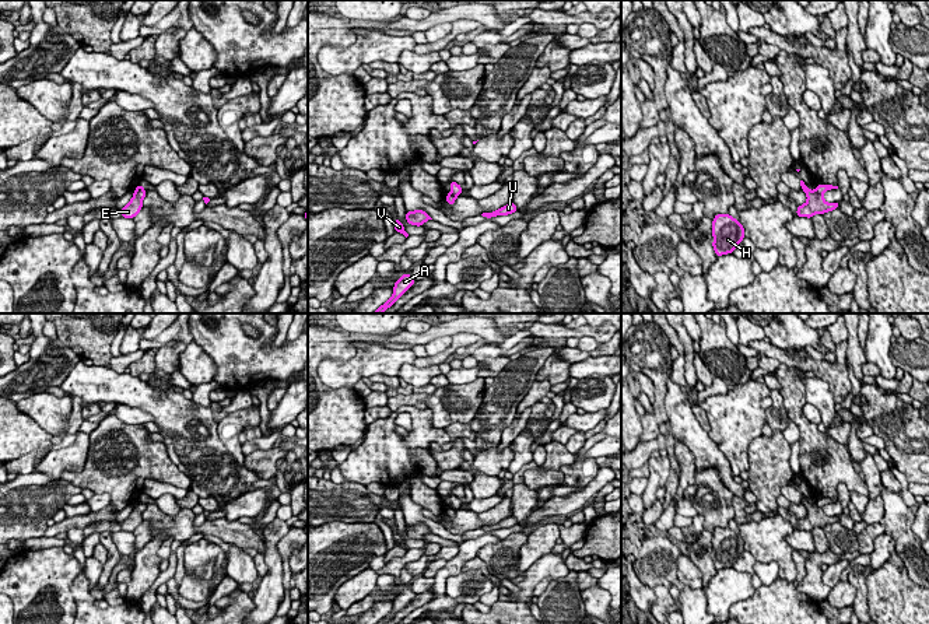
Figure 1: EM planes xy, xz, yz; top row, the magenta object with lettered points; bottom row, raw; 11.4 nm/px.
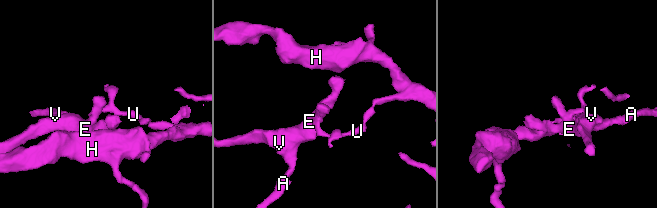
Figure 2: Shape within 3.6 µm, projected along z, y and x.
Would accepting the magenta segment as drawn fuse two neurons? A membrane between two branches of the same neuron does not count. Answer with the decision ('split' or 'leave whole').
split

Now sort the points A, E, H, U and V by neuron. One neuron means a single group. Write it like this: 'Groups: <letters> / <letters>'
Groups: A E V / H U

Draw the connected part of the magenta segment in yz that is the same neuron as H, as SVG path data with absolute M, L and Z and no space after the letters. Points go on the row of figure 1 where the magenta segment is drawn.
M716 214L712 220L714 250L716 257L733 253L744 238L744 228L740 221L729 214Z

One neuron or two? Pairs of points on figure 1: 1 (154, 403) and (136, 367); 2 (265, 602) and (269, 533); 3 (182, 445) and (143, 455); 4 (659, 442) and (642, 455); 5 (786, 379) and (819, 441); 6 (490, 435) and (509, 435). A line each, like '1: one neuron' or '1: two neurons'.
1: two neurons
2: one neuron
3: two neurons
4: one neuron
5: one neuron
6: two neurons

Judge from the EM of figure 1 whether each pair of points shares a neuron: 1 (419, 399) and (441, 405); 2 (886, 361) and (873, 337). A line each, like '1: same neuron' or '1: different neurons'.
1: different neurons
2: same neuron

